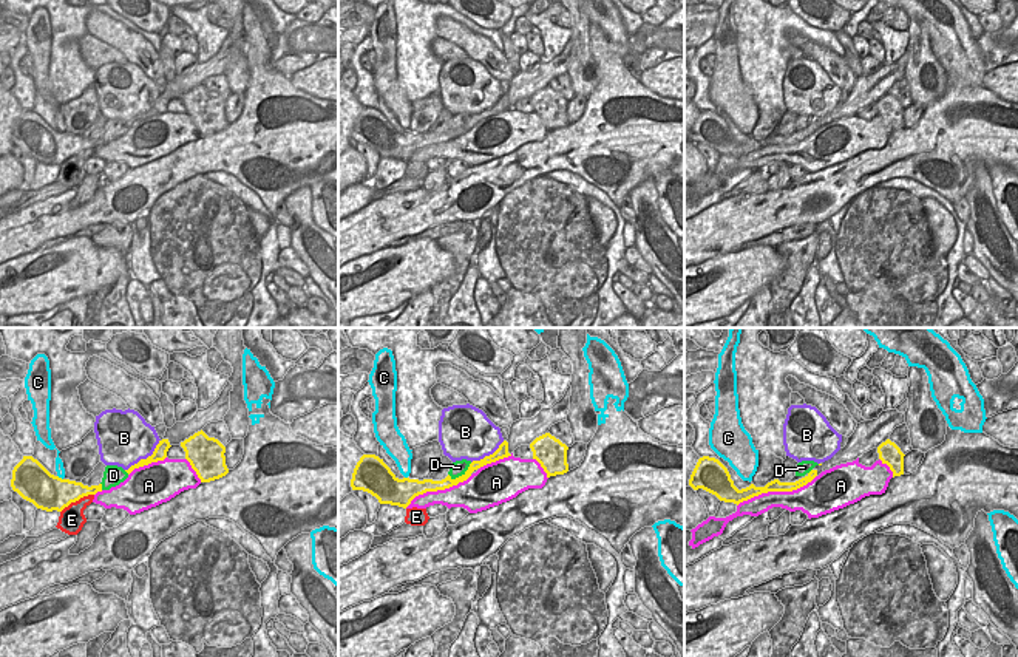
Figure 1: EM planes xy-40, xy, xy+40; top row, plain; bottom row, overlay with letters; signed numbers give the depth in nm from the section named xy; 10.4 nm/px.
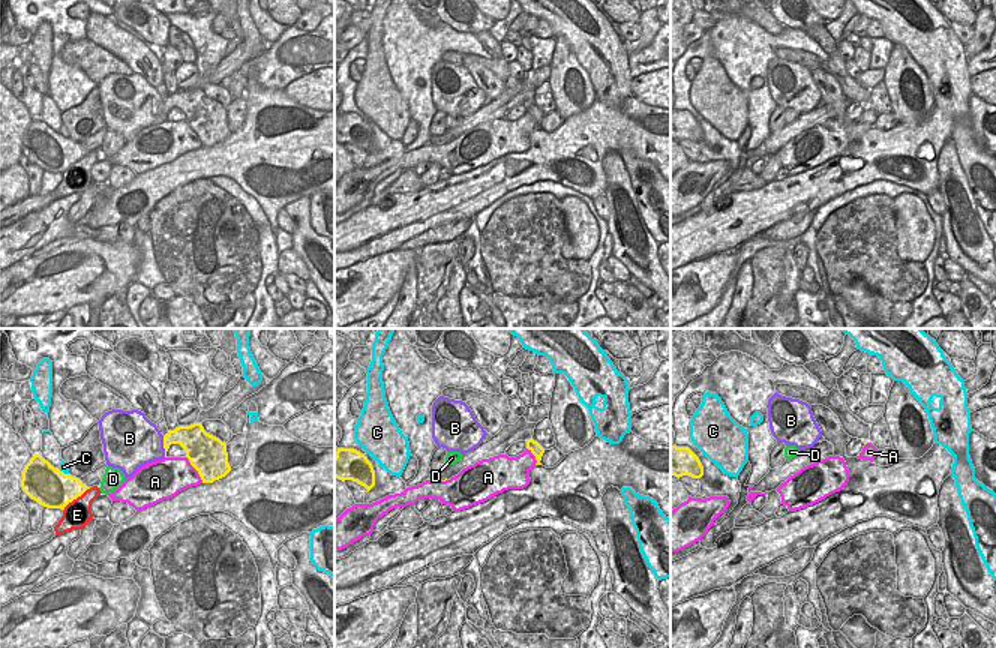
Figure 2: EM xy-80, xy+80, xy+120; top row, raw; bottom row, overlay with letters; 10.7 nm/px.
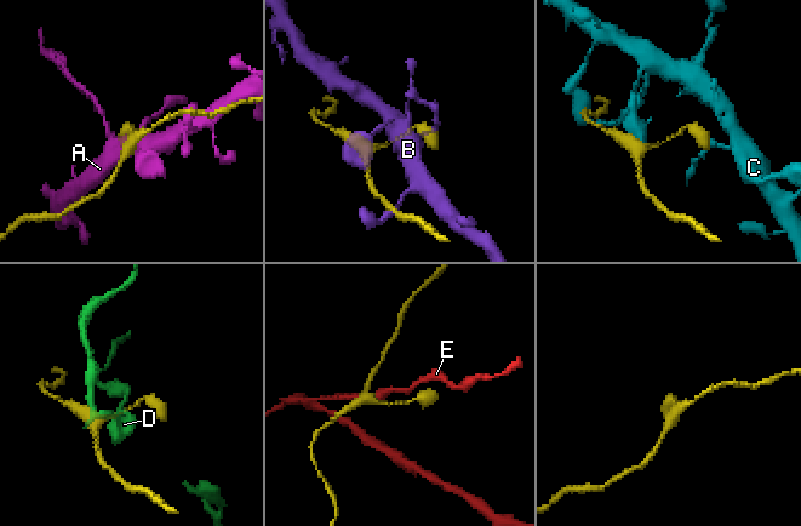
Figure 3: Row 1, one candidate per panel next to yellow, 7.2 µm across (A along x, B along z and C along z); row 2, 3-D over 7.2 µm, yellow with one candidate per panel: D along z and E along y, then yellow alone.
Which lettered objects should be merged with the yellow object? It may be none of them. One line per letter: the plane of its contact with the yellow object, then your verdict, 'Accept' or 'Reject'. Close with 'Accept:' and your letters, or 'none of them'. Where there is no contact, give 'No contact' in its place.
A: Touches yellow in xy+40. Reject
B: Touches yellow in xy-40. Reject
C: Touches yellow in xy-40. Reject
D: Touches yellow in xy. Reject
E: Touches yellow in xy-40. Reject
Accept: none of them.

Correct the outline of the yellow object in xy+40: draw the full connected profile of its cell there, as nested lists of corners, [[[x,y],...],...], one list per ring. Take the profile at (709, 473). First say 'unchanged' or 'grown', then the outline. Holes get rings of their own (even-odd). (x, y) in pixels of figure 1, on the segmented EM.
unchanged | [[[703,456],[698,459],[691,475],[689,485],[694,490],[703,488],[715,495],[720,501],[734,502],[738,506],[740,502],[748,501],[762,493],[797,490],[811,482],[816,476],[817,470],[811,470],[805,478],[796,482],[780,482],[779,479],[774,479],[765,487],[755,487],[754,484],[751,484],[749,487],[738,490],[734,485],[728,468],[718,459]]]

